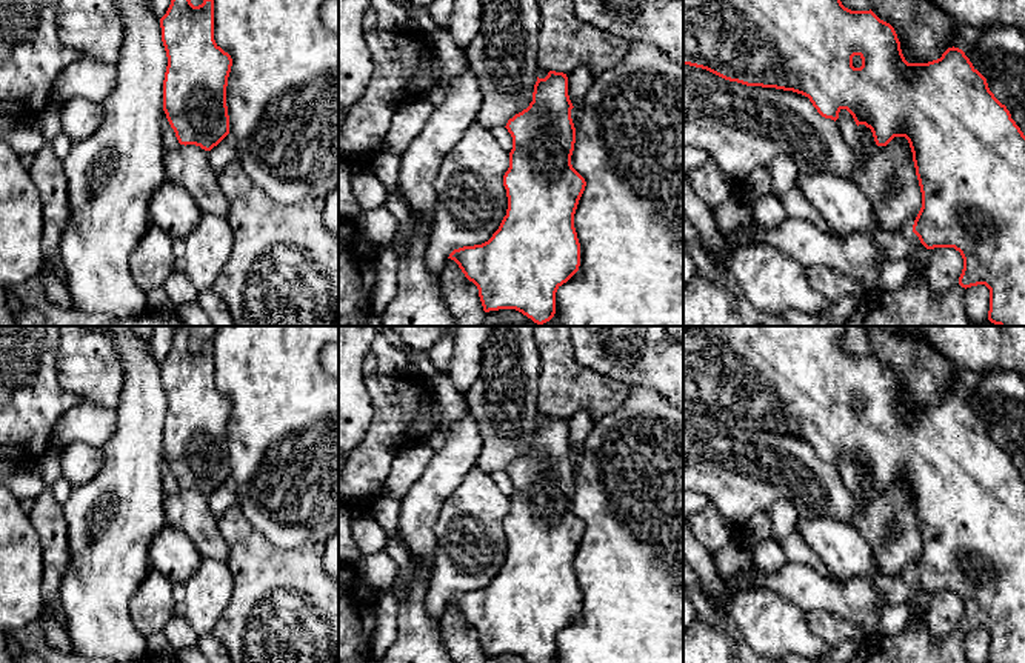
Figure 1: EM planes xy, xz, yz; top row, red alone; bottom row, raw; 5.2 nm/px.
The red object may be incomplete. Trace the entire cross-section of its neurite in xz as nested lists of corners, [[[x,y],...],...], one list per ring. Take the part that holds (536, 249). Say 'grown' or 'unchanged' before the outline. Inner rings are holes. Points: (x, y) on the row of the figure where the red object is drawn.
unchanged | [[[549,71],[545,78],[537,77],[533,102],[505,126],[512,137],[509,168],[503,175],[506,215],[488,242],[454,249],[448,257],[477,286],[485,312],[516,309],[543,325],[556,314],[557,289],[579,271],[574,214],[586,182],[571,165],[576,143],[573,108],[566,74]]]

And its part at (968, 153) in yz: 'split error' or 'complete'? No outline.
complete

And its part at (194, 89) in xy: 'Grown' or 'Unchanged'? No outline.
Unchanged

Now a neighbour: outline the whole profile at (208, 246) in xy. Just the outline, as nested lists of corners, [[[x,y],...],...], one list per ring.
[[[202,211],[197,228],[185,238],[185,272],[197,291],[211,289],[232,251],[232,229],[226,218]]]

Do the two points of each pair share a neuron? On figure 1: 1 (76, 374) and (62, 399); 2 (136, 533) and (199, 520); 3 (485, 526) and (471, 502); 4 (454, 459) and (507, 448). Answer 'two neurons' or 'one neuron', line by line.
1: two neurons
2: two neurons
3: one neuron
4: two neurons

